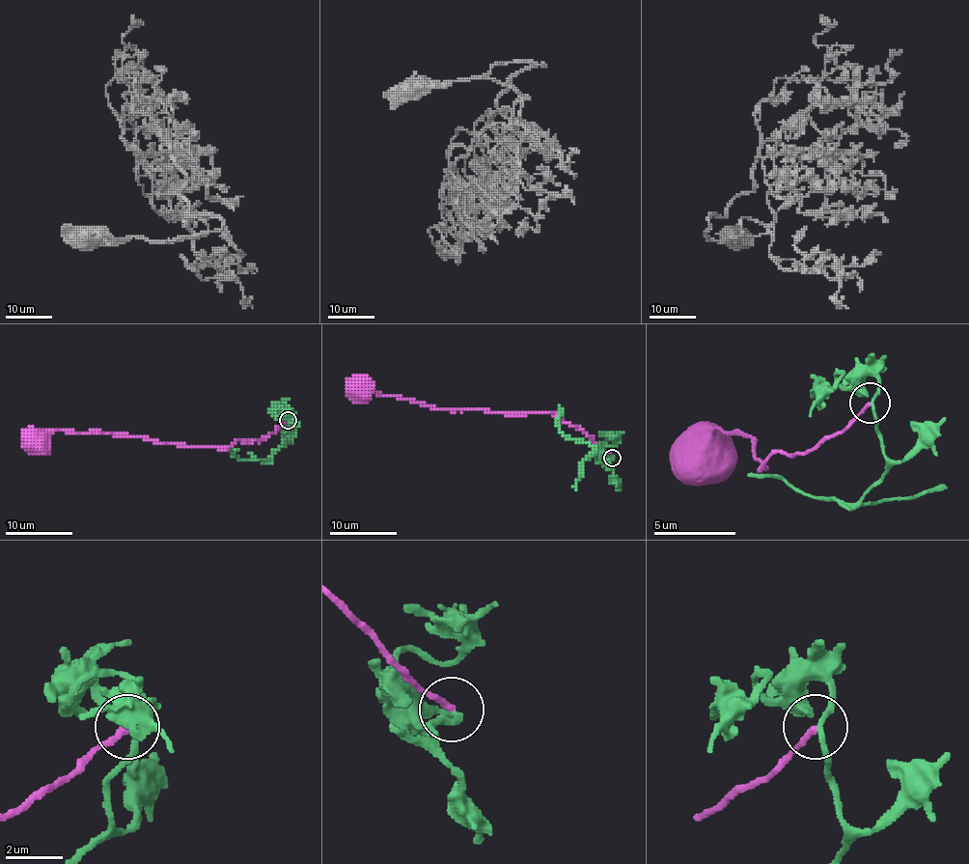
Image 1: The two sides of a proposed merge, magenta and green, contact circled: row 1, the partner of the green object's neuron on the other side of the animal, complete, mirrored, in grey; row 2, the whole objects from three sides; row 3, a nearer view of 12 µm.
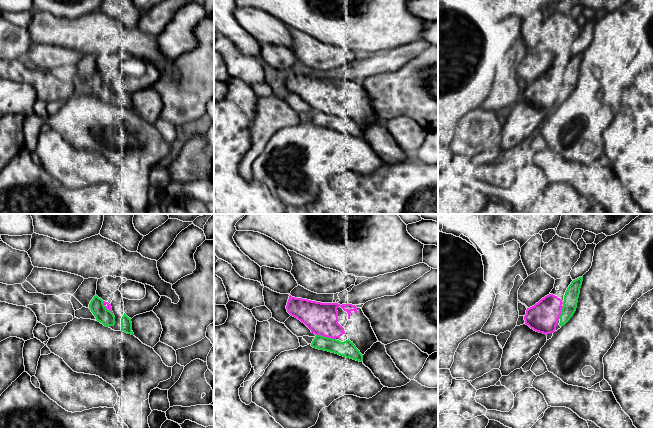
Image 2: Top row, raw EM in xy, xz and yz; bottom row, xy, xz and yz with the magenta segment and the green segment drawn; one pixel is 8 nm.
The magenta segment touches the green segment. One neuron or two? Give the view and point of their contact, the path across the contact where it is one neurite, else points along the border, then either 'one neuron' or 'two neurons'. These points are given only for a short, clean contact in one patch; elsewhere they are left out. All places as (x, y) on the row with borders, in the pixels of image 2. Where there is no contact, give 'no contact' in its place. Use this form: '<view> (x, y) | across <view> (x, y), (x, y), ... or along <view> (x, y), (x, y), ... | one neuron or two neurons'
xz (326, 336) | along xz (316, 334), (335, 339) | two neurons

